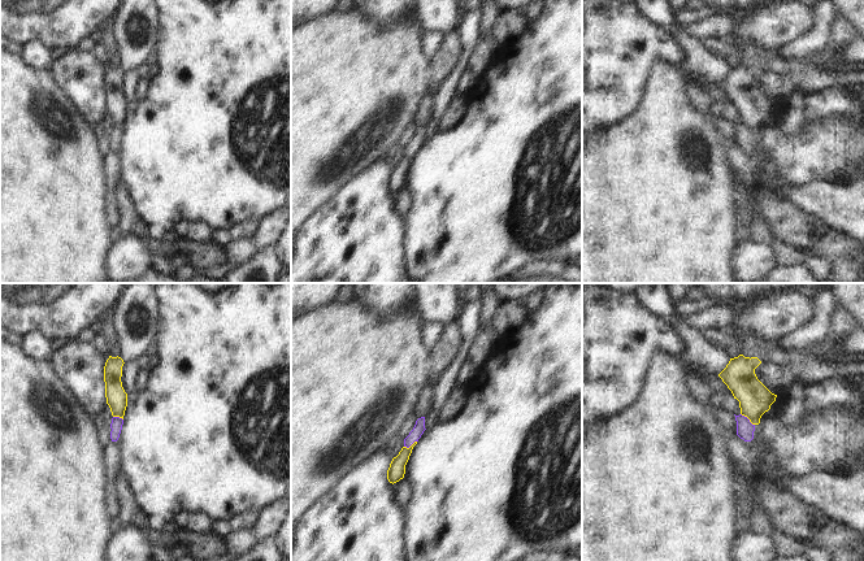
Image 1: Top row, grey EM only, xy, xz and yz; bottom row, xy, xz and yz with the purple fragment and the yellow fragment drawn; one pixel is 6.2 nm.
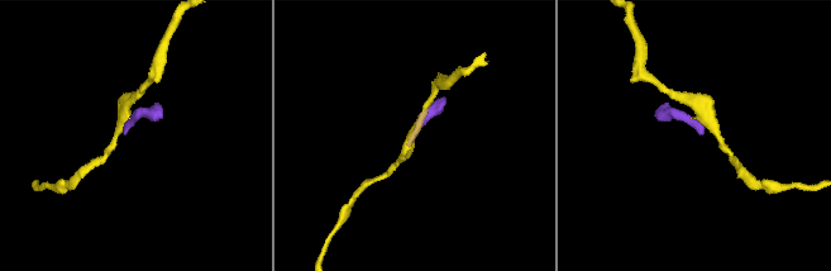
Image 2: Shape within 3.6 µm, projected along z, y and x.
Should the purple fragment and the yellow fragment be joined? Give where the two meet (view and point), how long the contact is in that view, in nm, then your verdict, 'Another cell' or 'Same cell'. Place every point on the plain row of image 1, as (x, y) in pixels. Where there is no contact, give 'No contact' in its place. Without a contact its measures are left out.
Touches purple at yz (747, 127). Shared border 120 nm. Another cell

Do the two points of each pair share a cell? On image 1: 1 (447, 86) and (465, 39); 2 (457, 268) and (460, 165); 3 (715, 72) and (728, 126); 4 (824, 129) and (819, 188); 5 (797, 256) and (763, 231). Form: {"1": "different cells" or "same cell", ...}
{"1": "same cell", "2": "same cell", "3": "different cells", "4": "different cells", "5": "same cell"}

